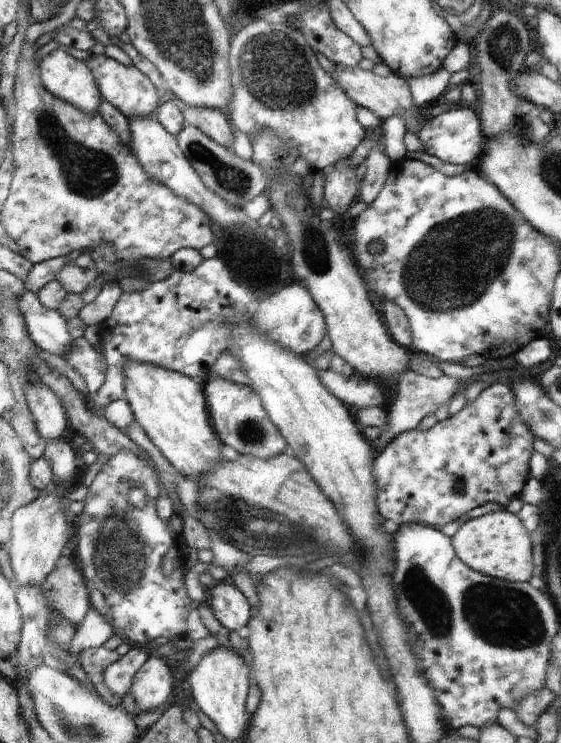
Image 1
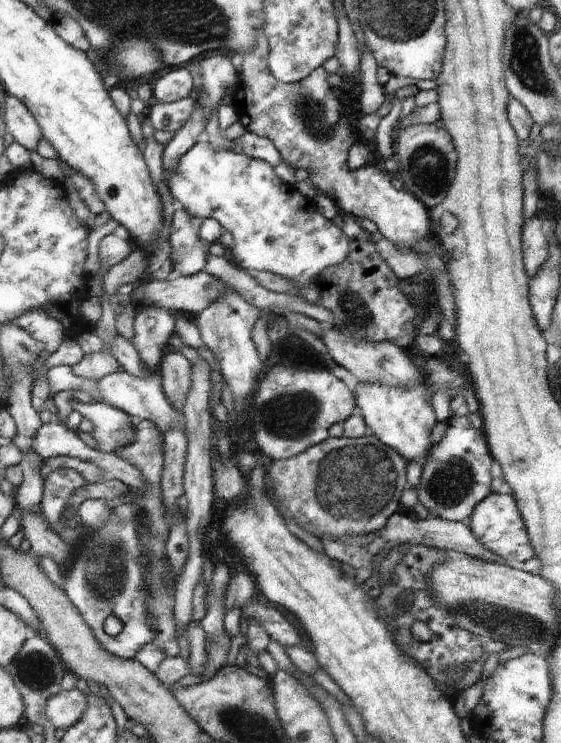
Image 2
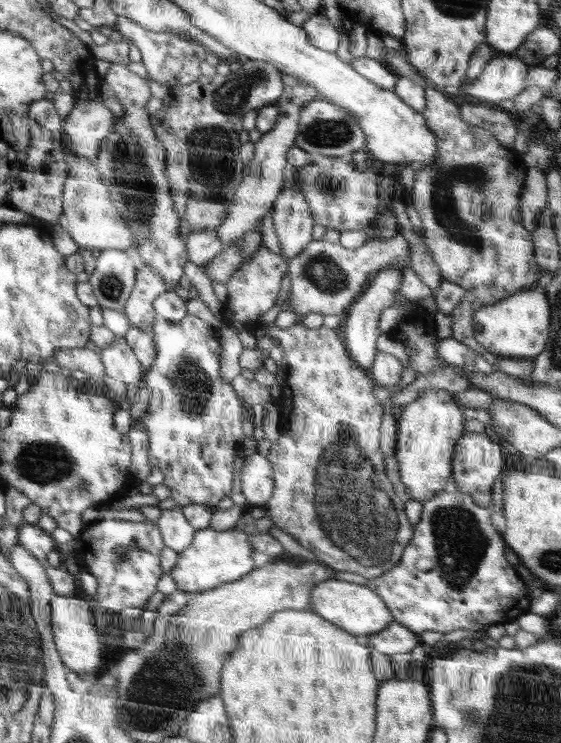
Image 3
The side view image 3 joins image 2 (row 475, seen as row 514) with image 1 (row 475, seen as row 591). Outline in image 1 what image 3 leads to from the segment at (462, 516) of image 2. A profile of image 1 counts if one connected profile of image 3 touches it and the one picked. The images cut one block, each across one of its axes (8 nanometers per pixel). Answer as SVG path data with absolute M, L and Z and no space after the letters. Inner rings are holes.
M490 379L485 385L484 390L478 394L478 397L475 400L468 402L468 404L466 403L460 412L454 414L454 416L450 416L447 421L438 422L438 424L436 424L434 428L430 428L430 430L412 429L411 431L395 435L382 450L378 451L376 460L374 460L374 466L372 466L372 474L374 474L376 486L380 488L378 494L376 494L378 512L382 514L384 519L392 520L394 524L422 524L441 530L448 522L458 520L458 518L464 516L466 512L469 512L478 506L482 506L482 504L486 504L486 502L496 502L496 504L500 504L500 506L504 506L504 509L506 509L506 506L508 506L512 499L515 497L520 498L524 484L526 484L526 480L528 480L529 458L533 453L532 443L534 442L534 439L532 431L524 422L522 422L522 418L520 418L520 414L518 414L518 410L516 410L512 389L506 384L501 384Z

